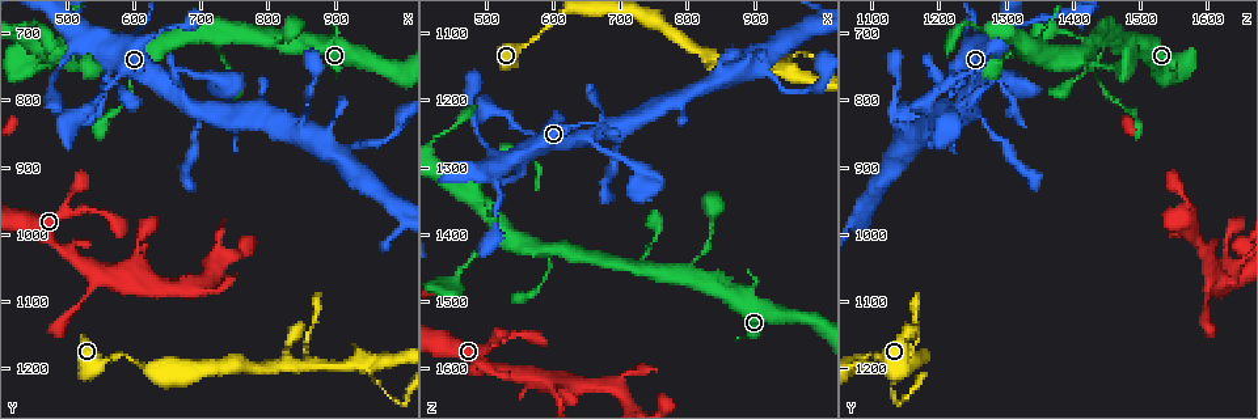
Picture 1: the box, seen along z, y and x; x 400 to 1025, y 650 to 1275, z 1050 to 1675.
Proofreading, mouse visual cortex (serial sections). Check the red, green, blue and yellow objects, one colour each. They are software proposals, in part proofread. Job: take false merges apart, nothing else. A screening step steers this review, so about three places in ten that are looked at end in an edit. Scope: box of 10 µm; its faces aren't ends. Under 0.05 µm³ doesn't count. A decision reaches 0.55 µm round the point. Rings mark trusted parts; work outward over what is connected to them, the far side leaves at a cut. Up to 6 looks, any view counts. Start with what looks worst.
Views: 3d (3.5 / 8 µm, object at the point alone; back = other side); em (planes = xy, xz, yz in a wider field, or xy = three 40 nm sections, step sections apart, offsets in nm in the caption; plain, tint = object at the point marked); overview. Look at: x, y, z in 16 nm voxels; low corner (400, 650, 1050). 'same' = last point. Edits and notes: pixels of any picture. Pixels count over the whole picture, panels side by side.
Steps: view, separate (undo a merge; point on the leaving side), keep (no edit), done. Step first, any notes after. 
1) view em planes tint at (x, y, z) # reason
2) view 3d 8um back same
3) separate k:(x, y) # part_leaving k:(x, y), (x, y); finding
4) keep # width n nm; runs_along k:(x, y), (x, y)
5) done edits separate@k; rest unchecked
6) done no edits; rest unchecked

view 3d 3.5um at (815, 1195, 1125) # branch point

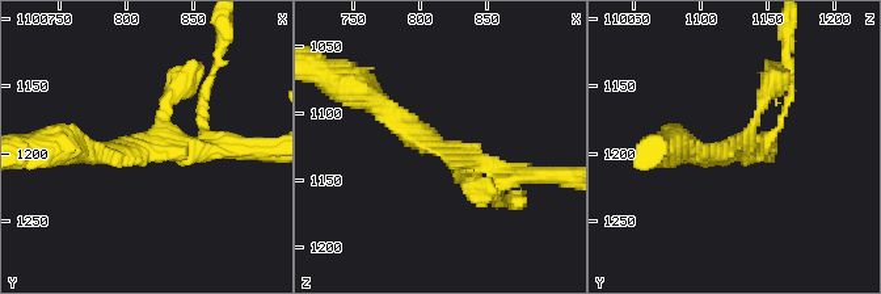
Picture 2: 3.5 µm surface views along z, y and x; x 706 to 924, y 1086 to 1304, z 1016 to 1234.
view em xy step 5 tint at (816, 1196, 1128) # need the tissue

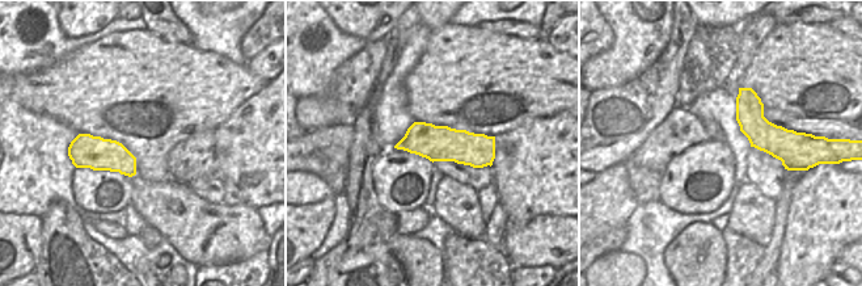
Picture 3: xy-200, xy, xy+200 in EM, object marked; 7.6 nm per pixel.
keep # width 280 nm; runs_along 2:(369, 97), (437, 148), (521, 175); one cell here

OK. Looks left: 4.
view 3d 3.5um back at (935, 1200, 1150) # thin arm on a thick one

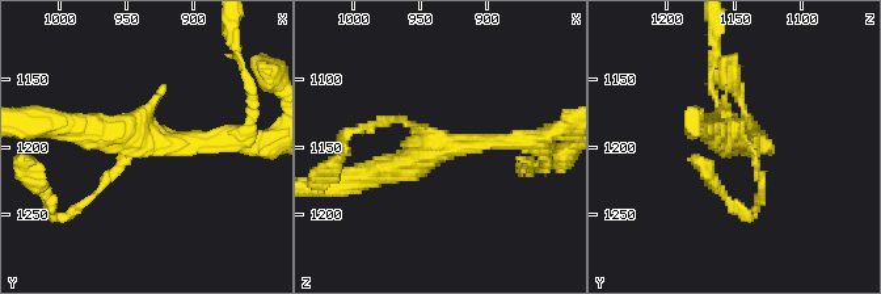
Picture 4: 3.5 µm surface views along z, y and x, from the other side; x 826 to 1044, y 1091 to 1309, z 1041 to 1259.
view em xy step 2 tint at (936, 1194, 1150)

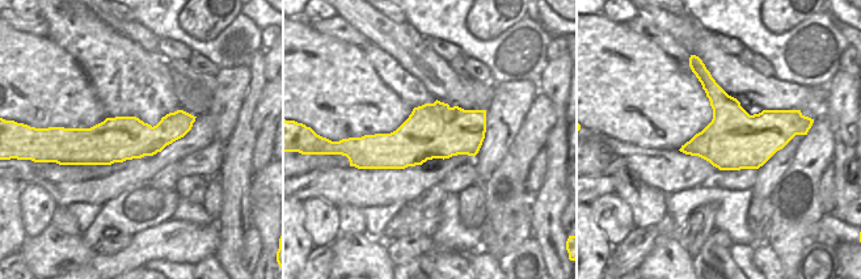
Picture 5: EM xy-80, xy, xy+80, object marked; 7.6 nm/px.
view em xy step 1 tint same # another direction

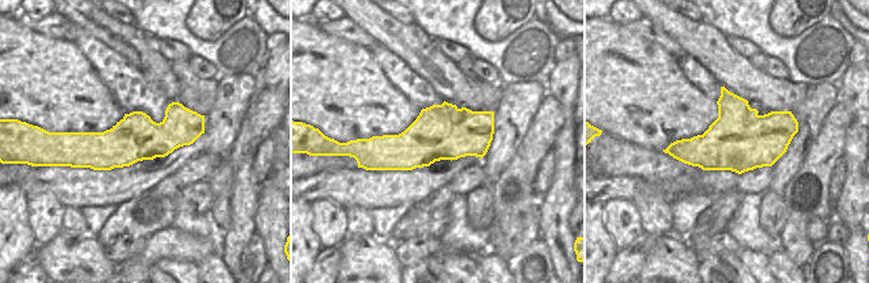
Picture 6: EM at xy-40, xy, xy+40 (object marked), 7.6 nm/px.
keep # width 420 nm; runs_along 6:(201, 118), (161, 139), (76, 152); continuous, no second cell

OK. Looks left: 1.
done no edits; rest unchecked

